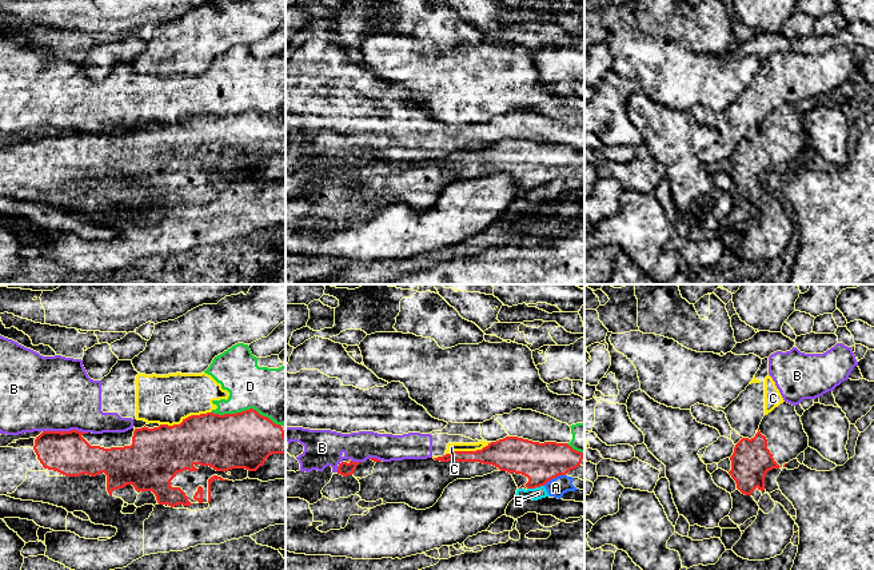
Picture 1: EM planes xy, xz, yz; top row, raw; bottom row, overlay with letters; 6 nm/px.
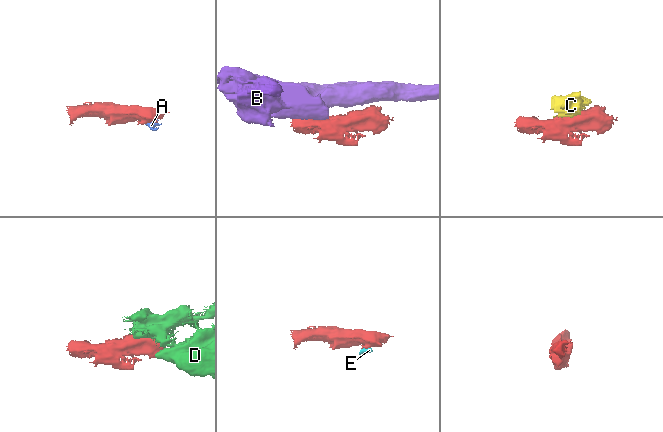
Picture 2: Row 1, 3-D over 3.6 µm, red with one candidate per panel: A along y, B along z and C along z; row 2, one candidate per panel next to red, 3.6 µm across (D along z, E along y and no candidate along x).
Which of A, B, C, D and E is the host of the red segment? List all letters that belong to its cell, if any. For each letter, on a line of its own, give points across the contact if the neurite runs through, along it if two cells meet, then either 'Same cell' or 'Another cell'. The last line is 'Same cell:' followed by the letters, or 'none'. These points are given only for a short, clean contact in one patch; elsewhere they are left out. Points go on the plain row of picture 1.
A: Boundary: xz (565, 175), (559, 175), (543, 186). Another cell
B: Boundary: xy (43, 131), (80, 131), (87, 134). Another cell
C: Boundary: xy (210, 112), (191, 115), (179, 124), (160, 126). Another cell
D: Another cell
E: Boundary: xz (543, 186), (527, 190). Another cell
Same cell: none

